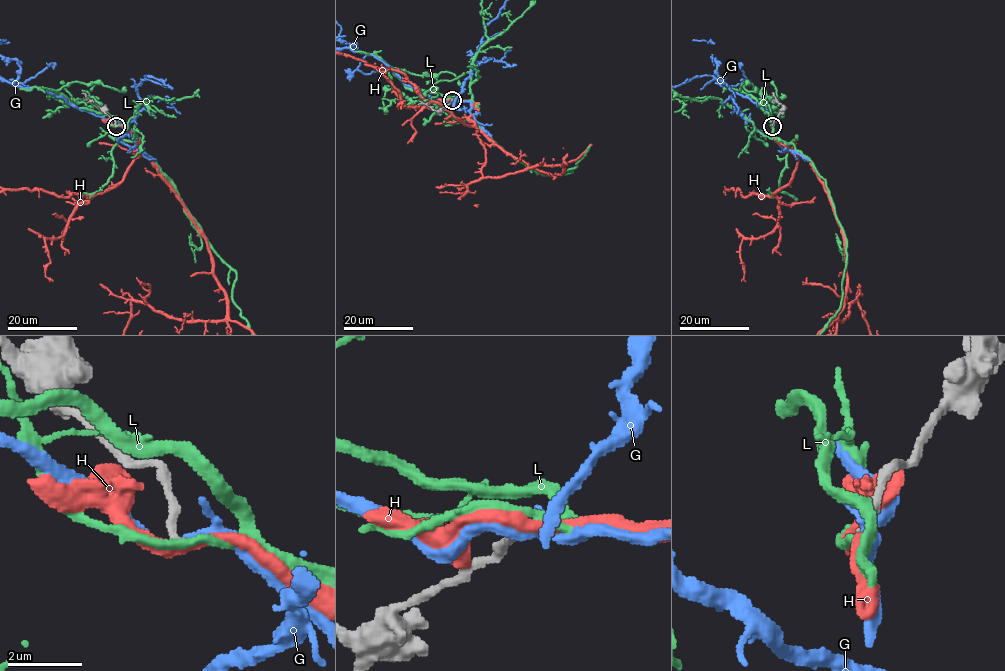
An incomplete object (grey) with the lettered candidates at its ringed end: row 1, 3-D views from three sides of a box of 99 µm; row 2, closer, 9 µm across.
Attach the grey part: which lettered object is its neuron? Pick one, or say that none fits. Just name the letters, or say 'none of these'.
none of these

